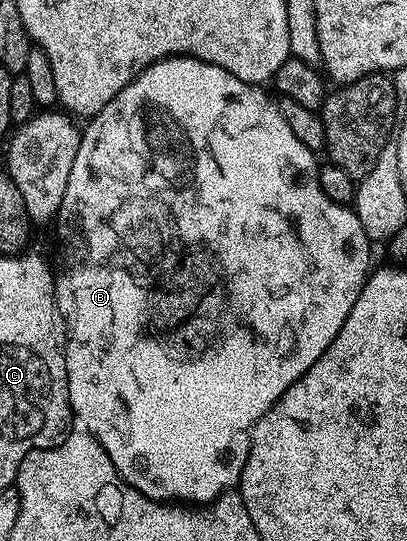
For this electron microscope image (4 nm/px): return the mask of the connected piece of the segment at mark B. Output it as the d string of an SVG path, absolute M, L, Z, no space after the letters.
M179 55L179 56L177 56L177 57L168 57L168 58L166 58L166 60L165 60L165 61L158 61L158 62L156 62L156 64L155 64L155 65L149 65L149 66L148 66L148 67L147 67L147 68L146 68L146 69L145 69L145 71L143 71L143 72L142 72L142 74L141 74L141 75L139 75L139 76L138 76L138 78L137 78L137 79L136 79L136 80L134 80L134 81L133 81L133 82L132 82L132 83L128 83L128 87L124 87L124 91L120 91L120 95L116 95L116 99L112 99L112 103L108 103L108 104L107 104L107 105L105 105L105 107L104 107L104 108L102 108L102 110L101 110L101 111L100 111L100 112L98 112L98 113L97 113L97 114L96 114L96 116L95 116L95 117L92 117L92 118L89 118L89 121L88 121L88 124L87 124L87 125L90 125L90 126L88 126L88 127L87 127L87 129L85 129L85 128L83 128L83 129L82 129L82 130L81 130L81 133L80 133L80 147L79 147L79 148L78 148L78 150L77 150L77 151L76 151L76 163L72 163L72 171L71 171L71 172L70 172L70 174L69 174L69 175L68 175L68 187L67 187L67 188L66 188L66 190L65 190L65 191L64 191L64 199L63 199L63 200L62 200L62 206L60 206L60 208L58 208L58 216L57 216L57 218L56 218L56 226L57 226L57 225L58 225L58 241L59 241L59 245L58 245L58 249L59 249L59 251L60 251L60 252L62 252L62 270L61 270L61 269L60 269L60 268L59 268L59 269L58 269L58 270L57 270L57 273L56 273L56 280L55 280L55 282L54 282L54 300L55 300L55 302L56 302L56 313L57 313L57 316L58 316L58 317L59 317L59 318L62 318L62 317L66 317L66 337L65 337L65 333L64 333L64 356L65 356L65 359L66 359L66 382L67 382L67 383L68 383L68 384L69 384L69 385L70 385L70 407L71 407L71 410L73 410L73 411L75 411L75 413L77 413L77 414L83 414L83 415L84 415L84 418L85 418L85 422L86 422L86 424L87 424L87 425L89 425L89 426L90 426L90 428L91 428L91 429L94 429L94 431L95 431L95 432L96 432L96 433L97 433L97 436L98 436L98 438L101 438L101 441L103 441L103 442L104 442L104 444L105 444L105 445L106 445L106 448L108 448L108 449L109 449L109 458L111 458L111 459L112 459L112 460L113 460L113 462L115 462L115 463L116 463L116 464L117 464L117 465L118 465L118 470L119 470L119 471L120 471L120 472L121 472L121 474L126 474L126 477L129 477L129 479L130 479L130 481L133 481L133 482L134 482L134 483L135 483L135 484L136 484L136 485L139 485L139 486L140 486L140 487L144 487L144 491L145 491L145 492L146 492L146 493L147 493L147 492L148 492L148 491L152 491L152 490L153 490L153 489L155 489L155 490L156 490L156 491L168 491L168 495L164 495L164 503L168 503L168 502L171 502L171 501L177 501L177 502L180 502L180 503L189 503L189 502L188 502L188 501L190 501L190 502L192 502L192 503L196 503L196 504L195 504L195 505L208 505L208 504L211 504L211 503L212 503L212 502L213 502L213 501L214 501L214 500L215 500L215 498L217 498L217 497L218 497L218 496L219 496L219 495L220 495L220 494L222 494L222 493L229 493L229 492L231 492L231 490L233 490L233 489L234 489L234 488L235 488L235 486L237 486L237 485L238 485L238 484L239 484L239 481L240 481L240 478L241 478L241 475L242 475L242 468L243 468L243 467L244 467L244 463L245 463L245 462L246 462L246 460L247 460L247 459L248 459L248 455L249 455L249 454L250 454L250 430L251 430L251 429L253 429L253 427L254 427L254 425L255 425L255 424L256 424L256 423L257 423L257 422L258 422L258 421L259 421L259 420L260 420L260 419L261 419L261 418L262 418L262 416L263 416L263 415L265 415L265 414L266 414L266 412L268 412L268 411L269 411L269 409L270 409L270 408L272 408L272 406L274 406L274 405L275 405L275 403L276 403L276 402L277 402L277 401L278 401L278 400L279 400L279 399L281 399L281 397L282 397L282 396L283 396L283 395L284 395L284 391L288 391L288 387L292 387L292 383L296 383L296 382L297 382L297 381L298 381L298 380L300 380L300 378L301 378L301 377L302 377L302 376L303 376L303 375L304 375L304 371L308 371L308 367L312 367L312 363L316 363L316 359L320 359L320 355L324 355L324 351L325 351L325 350L326 350L326 348L327 348L327 347L328 347L328 346L329 346L329 345L330 345L330 344L332 344L332 342L334 342L334 340L335 340L335 339L336 339L336 335L337 335L337 334L338 334L338 332L339 332L339 331L340 331L340 327L344 327L344 319L348 319L348 311L352 311L352 303L356 303L356 299L357 299L357 298L358 298L358 296L359 296L359 295L360 295L360 291L361 291L361 290L362 290L362 285L363 285L363 284L364 284L364 283L365 283L365 281L366 281L366 278L367 278L367 276L368 276L368 274L369 274L369 273L370 273L370 272L371 272L371 269L372 269L372 264L371 264L371 265L370 265L370 248L372 248L372 242L371 242L371 240L370 240L370 238L369 238L369 237L367 237L367 236L366 236L366 232L365 232L365 231L364 231L364 227L363 227L363 226L362 226L362 224L361 224L361 223L360 223L360 219L359 219L359 218L358 218L358 215L357 215L357 213L355 213L355 212L354 212L354 210L353 210L353 208L351 208L351 206L349 206L349 205L341 205L341 204L340 204L340 203L332 203L332 199L328 199L328 195L324 195L324 191L320 191L320 187L319 187L319 186L318 186L318 166L319 166L319 162L318 162L318 161L317 161L317 160L316 160L316 154L314 154L314 152L312 152L312 151L311 151L311 150L310 150L310 149L309 149L309 148L308 148L308 147L304 147L304 143L300 143L300 139L296 139L296 135L292 135L292 127L288 127L288 123L287 123L287 122L286 122L286 120L285 120L285 119L284 119L284 115L283 115L283 114L282 114L282 110L281 110L281 108L279 108L279 106L278 106L278 105L277 105L277 104L276 104L276 101L273 101L273 99L272 99L272 98L270 98L270 97L269 97L269 95L268 95L268 94L266 94L266 93L265 93L265 91L264 91L264 90L265 90L265 88L262 88L262 87L259 87L259 86L256 86L256 85L249 85L249 84L248 84L248 83L247 83L247 81L241 81L241 80L240 80L240 79L236 79L236 75L232 75L232 74L231 74L231 73L230 73L230 72L228 72L228 70L227 70L227 69L221 69L221 68L220 68L220 67L216 67L216 66L215 66L215 65L213 65L213 64L212 64L212 63L204 63L204 62L203 62L203 61L198 61L198 60L197 60L197 59L196 59L196 58L195 58L195 57L188 57L188 56L185 56L185 55Z

